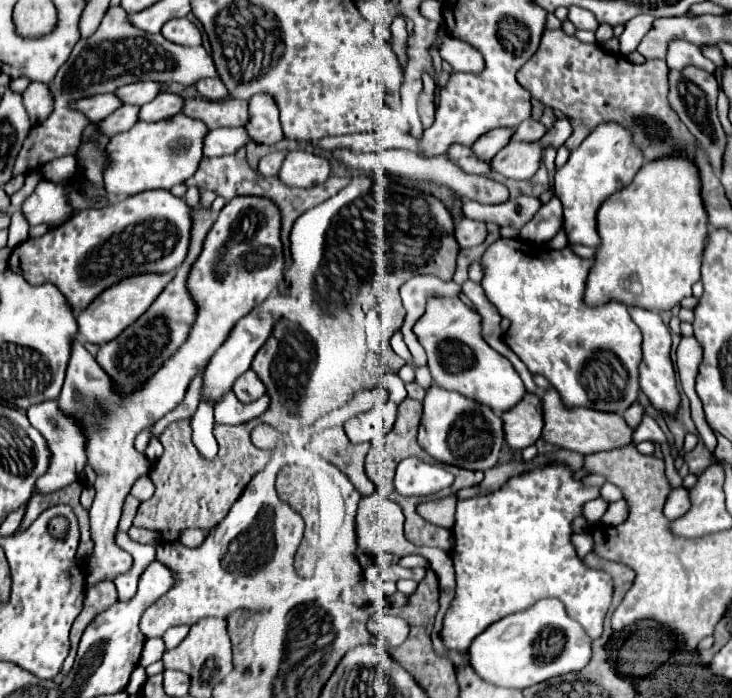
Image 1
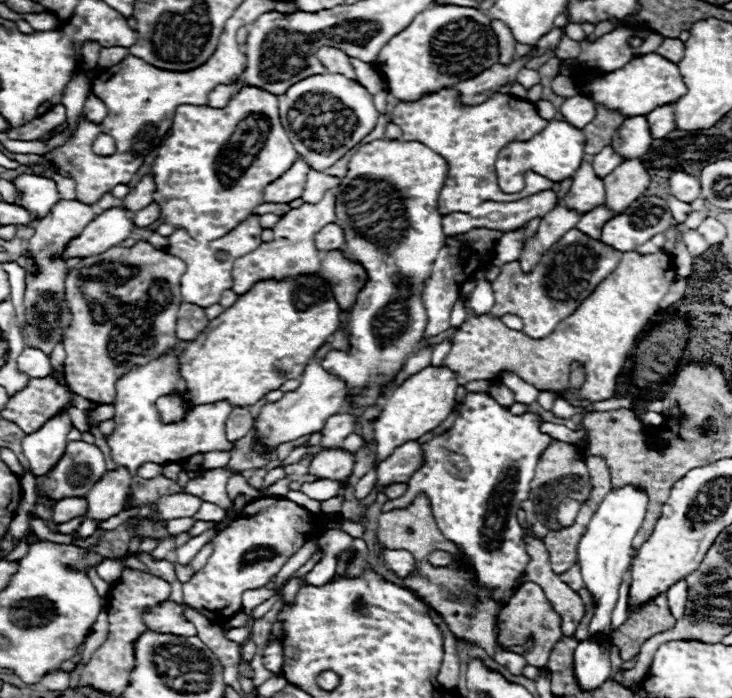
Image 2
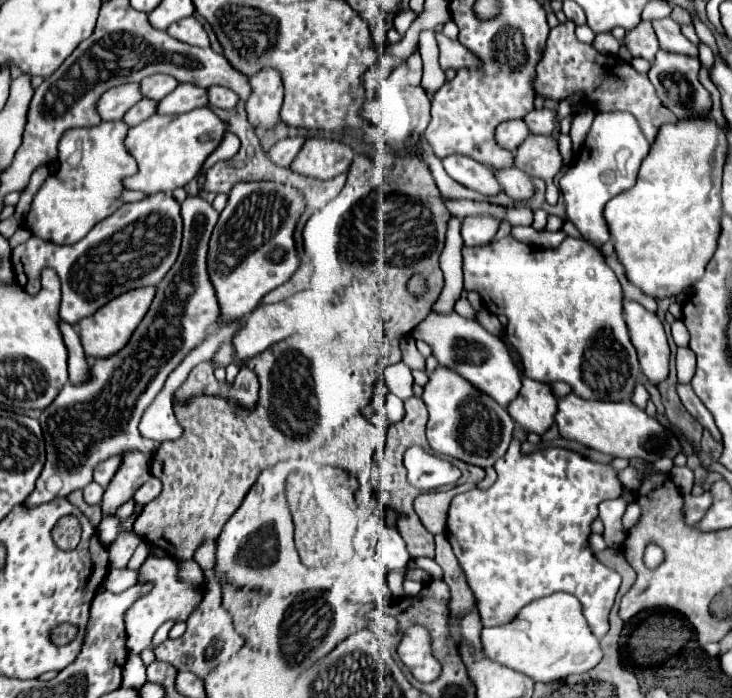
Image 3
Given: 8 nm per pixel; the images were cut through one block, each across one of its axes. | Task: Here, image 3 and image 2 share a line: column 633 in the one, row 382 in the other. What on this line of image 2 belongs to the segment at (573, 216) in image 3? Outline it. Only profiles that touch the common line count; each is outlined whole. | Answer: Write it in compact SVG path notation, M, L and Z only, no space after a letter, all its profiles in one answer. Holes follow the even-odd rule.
M178 342L176 346L168 348L158 360L152 360L144 366L134 366L128 374L120 376L116 380L116 412L114 422L116 428L110 436L106 436L106 442L112 452L112 460L116 464L124 464L132 476L144 462L178 462L188 456L200 454L200 452L212 452L212 450L230 450L234 444L224 438L224 422L228 414L232 412L232 404L226 400L212 402L212 404L198 404L192 410L186 412L184 420L164 424L156 400L160 396L182 396L188 392L188 386L184 378L180 376L180 362L178 356L186 350L188 342Z

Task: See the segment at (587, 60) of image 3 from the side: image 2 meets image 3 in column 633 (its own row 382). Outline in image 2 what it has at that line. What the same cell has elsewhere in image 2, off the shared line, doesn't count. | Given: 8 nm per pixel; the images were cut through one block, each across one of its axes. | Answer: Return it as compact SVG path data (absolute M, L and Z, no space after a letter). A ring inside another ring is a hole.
M136 242L132 248L110 248L108 252L104 252L102 256L90 256L88 260L80 260L66 276L66 284L64 284L64 300L72 312L72 322L70 322L70 328L66 328L66 334L64 334L64 348L66 348L66 360L64 360L64 378L68 382L68 386L82 398L86 400L92 400L96 404L106 404L106 402L114 402L116 398L116 388L114 388L114 382L126 374L132 366L142 366L142 364L148 364L150 360L158 358L168 346L174 346L178 342L176 338L176 312L180 308L180 276L186 272L186 264L164 252L164 250L158 250L154 248L152 244L148 242Z

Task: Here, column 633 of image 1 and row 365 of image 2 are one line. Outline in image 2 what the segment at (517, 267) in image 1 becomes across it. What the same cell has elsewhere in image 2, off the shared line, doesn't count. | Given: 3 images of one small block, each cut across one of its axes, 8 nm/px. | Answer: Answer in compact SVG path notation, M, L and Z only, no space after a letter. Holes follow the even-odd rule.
M374 140L362 146L352 160L348 162L348 172L338 186L338 206L336 224L344 230L344 256L352 262L362 264L366 270L366 284L356 296L356 304L348 312L348 322L344 326L348 338L348 350L330 350L322 360L322 368L346 382L348 396L346 404L352 408L376 406L382 396L390 392L386 386L402 370L408 356L412 356L418 344L424 338L428 324L426 308L422 304L422 290L430 278L430 266L436 260L436 254L446 242L442 232L442 214L438 212L438 194L444 186L448 174L446 160L434 150L426 148L420 142L398 142L398 140Z

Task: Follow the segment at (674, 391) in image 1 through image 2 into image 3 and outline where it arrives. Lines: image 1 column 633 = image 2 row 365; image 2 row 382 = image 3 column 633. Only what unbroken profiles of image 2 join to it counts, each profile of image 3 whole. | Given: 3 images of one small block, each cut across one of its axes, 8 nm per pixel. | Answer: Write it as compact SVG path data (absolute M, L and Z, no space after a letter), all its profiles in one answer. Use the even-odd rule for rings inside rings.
M624 300L624 318L632 344L638 350L642 372L652 384L660 384L668 376L670 362L670 348L662 322L634 300Z

